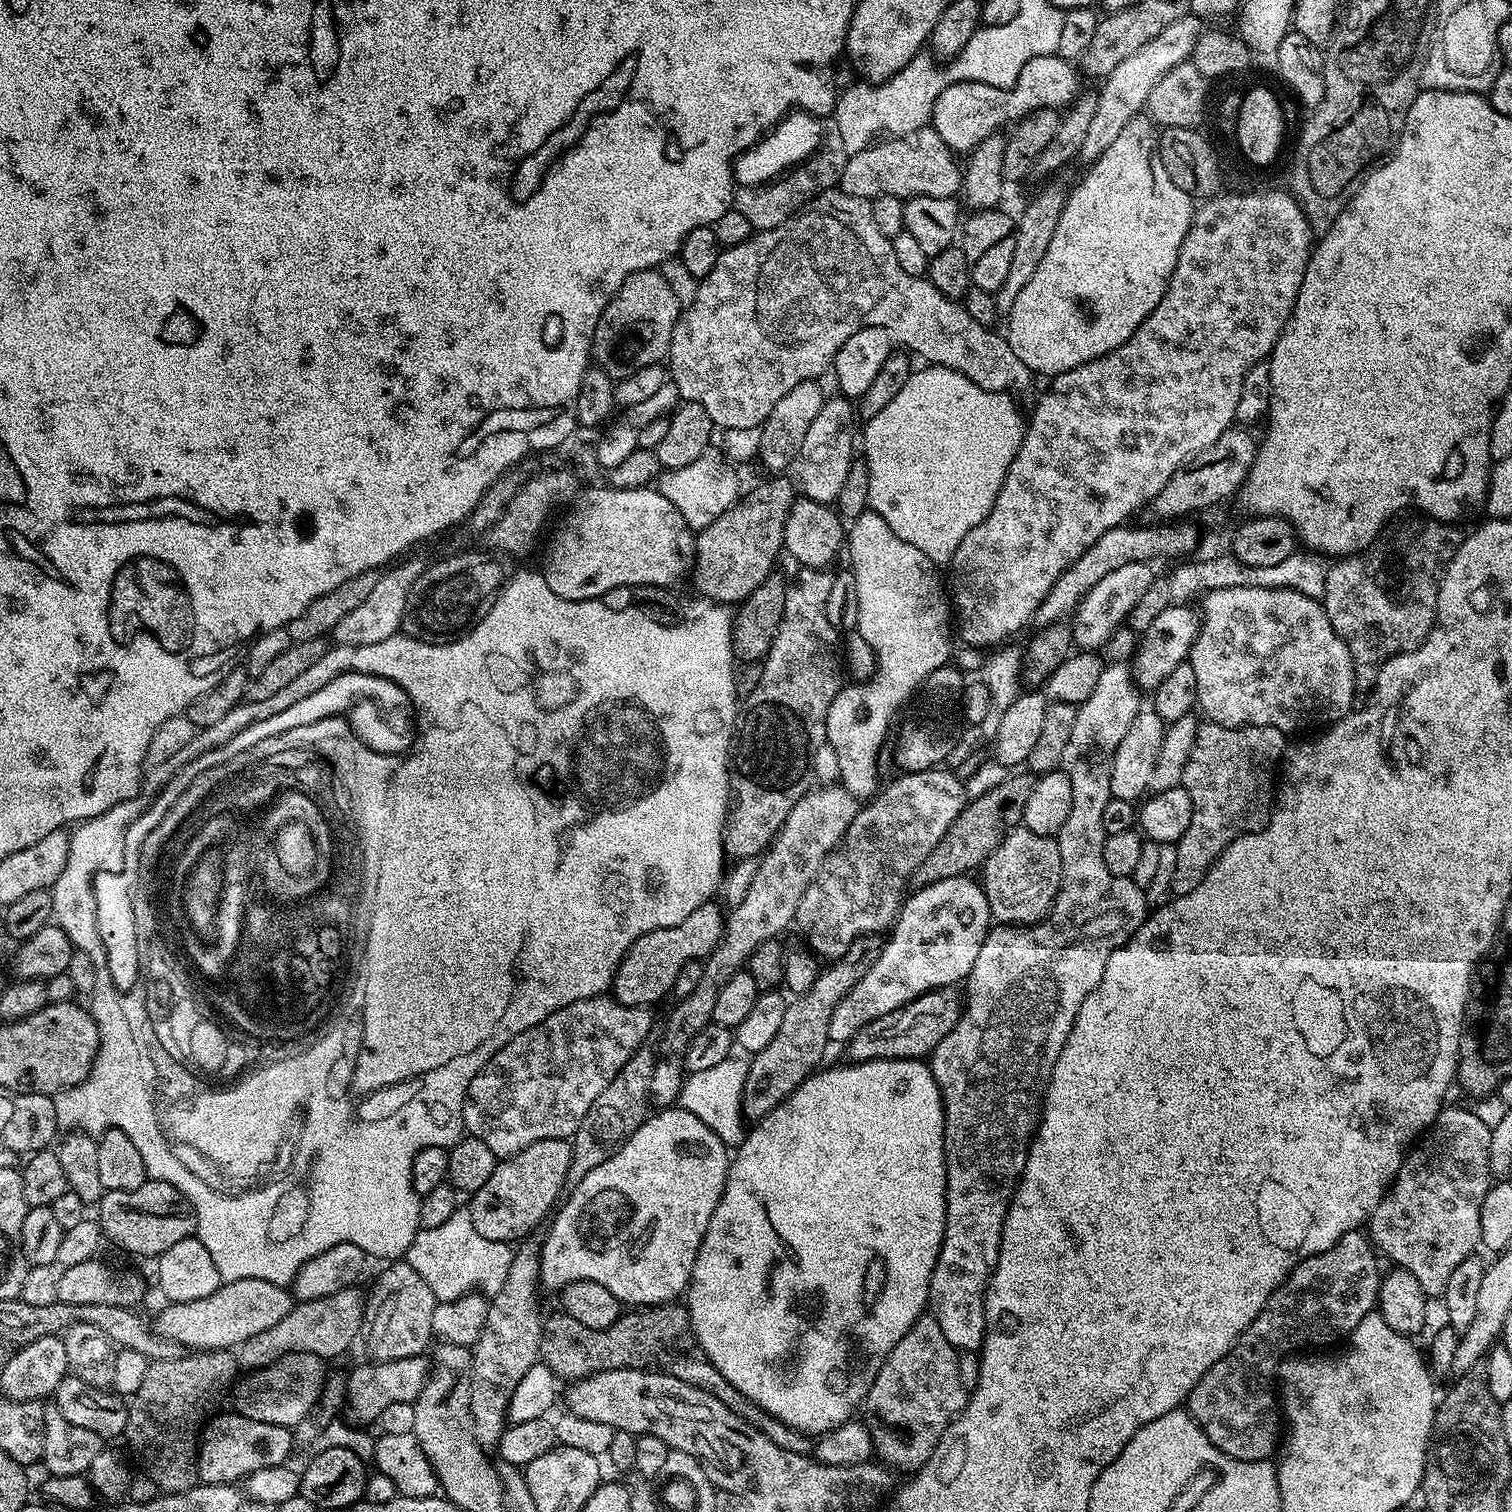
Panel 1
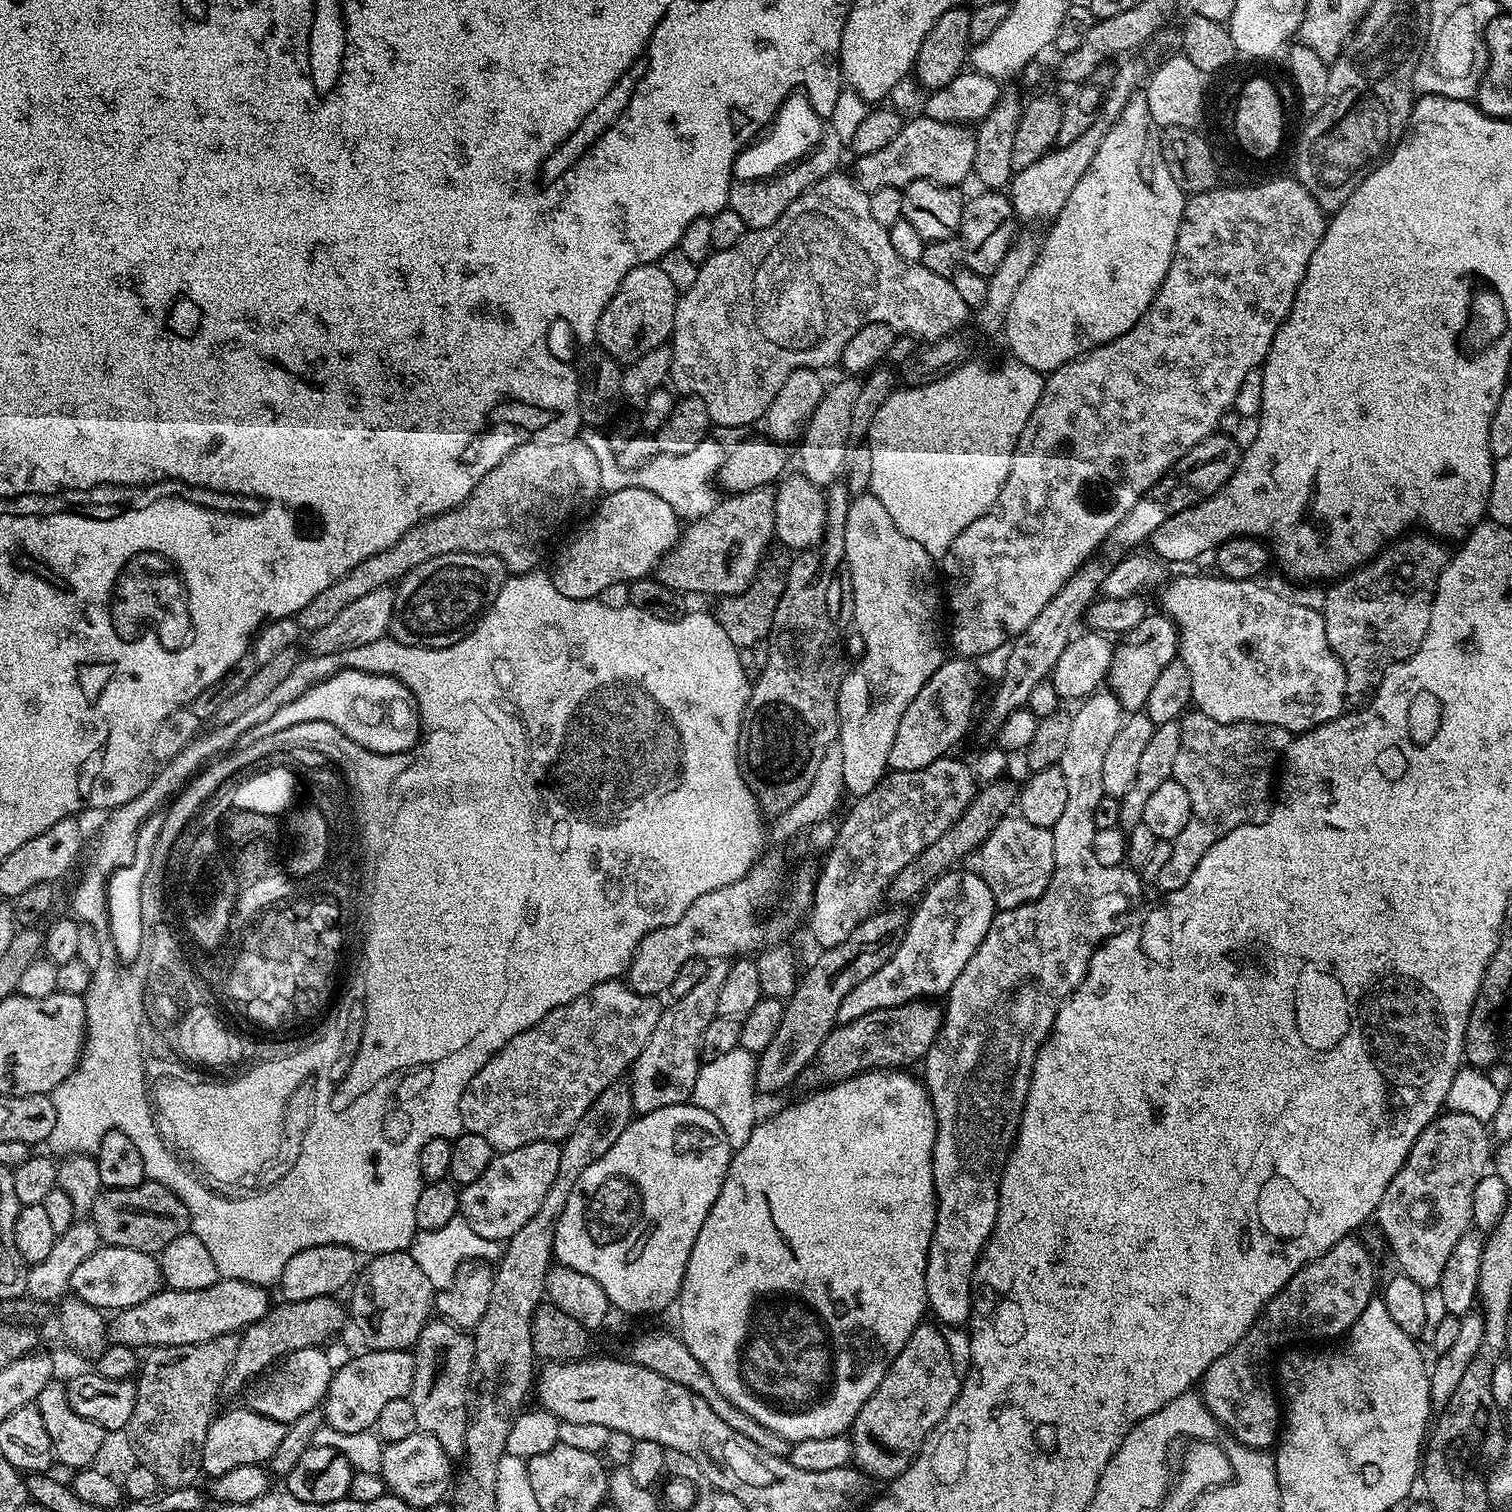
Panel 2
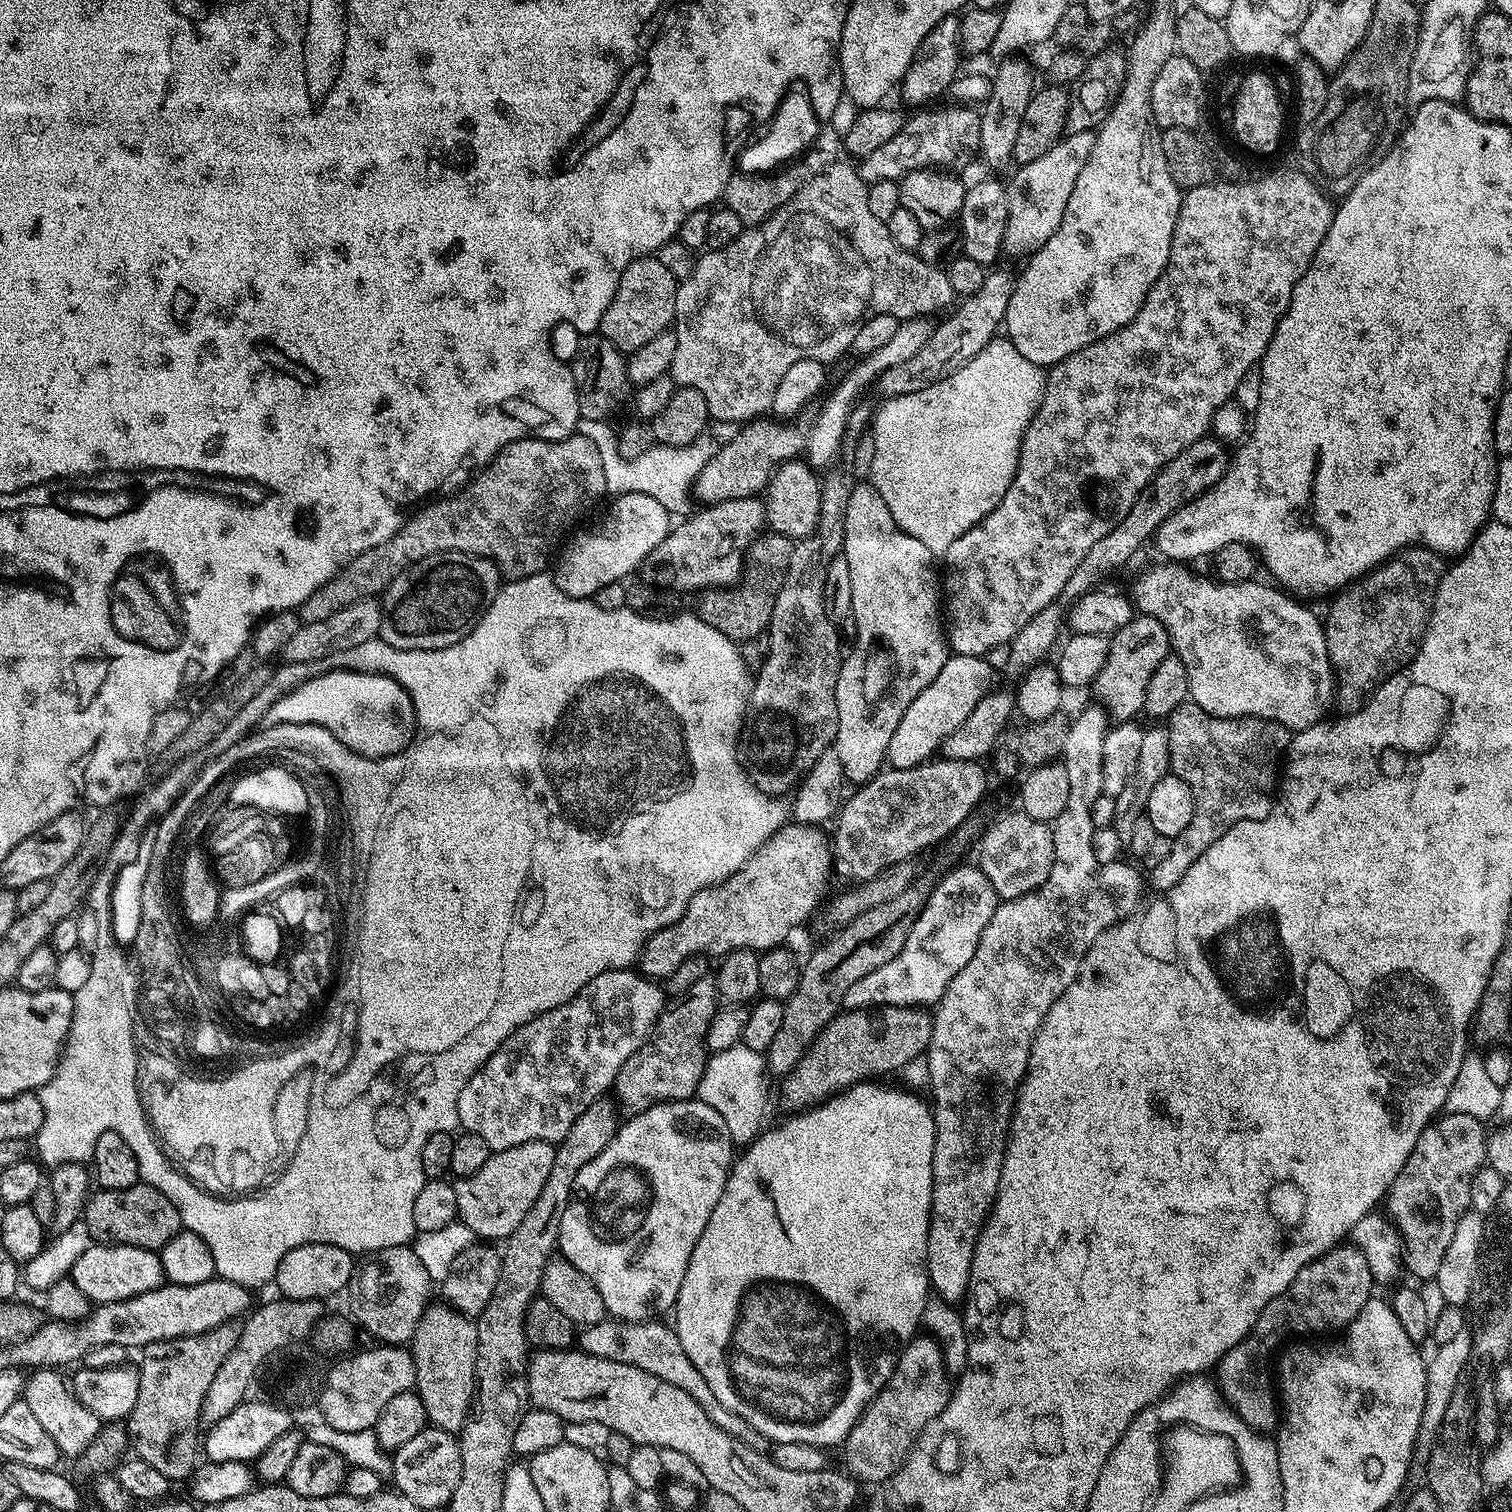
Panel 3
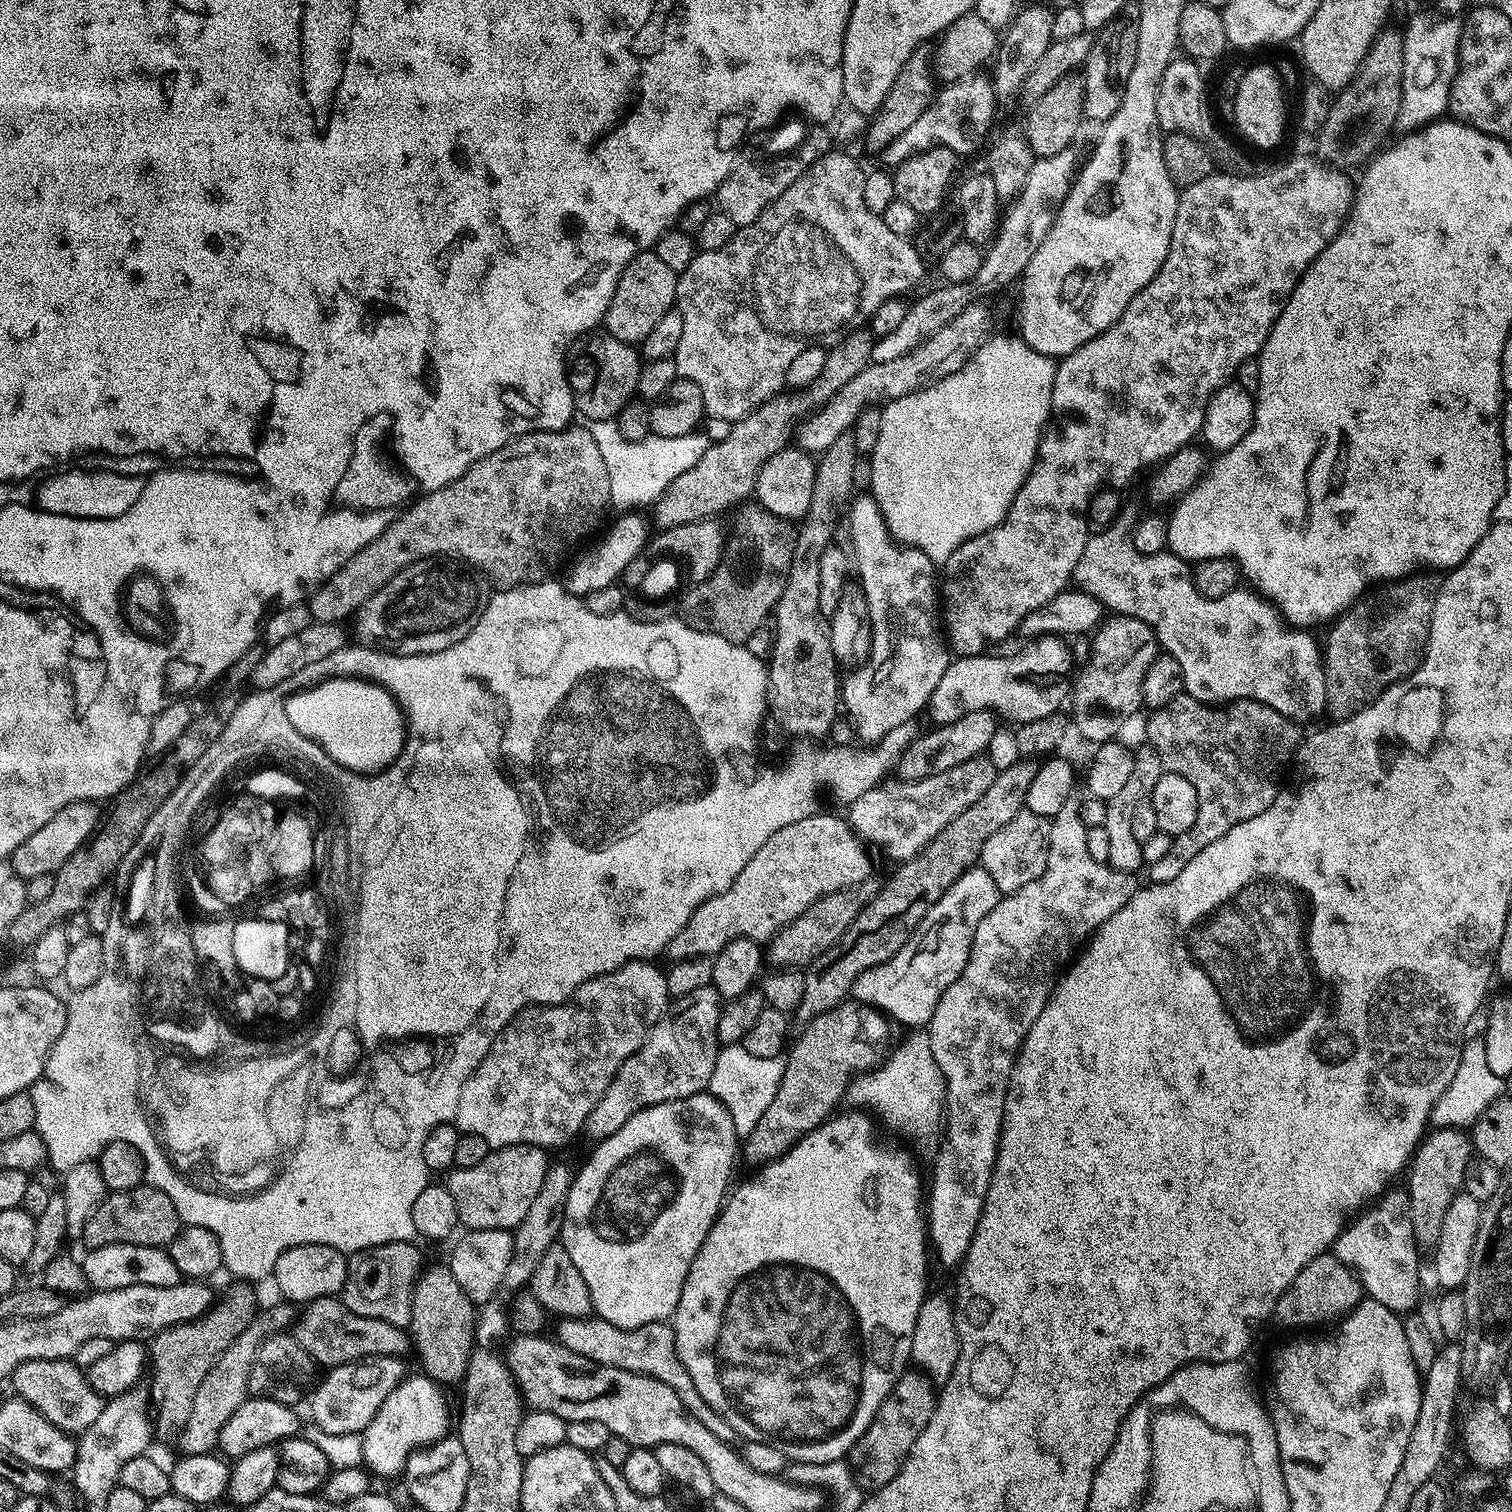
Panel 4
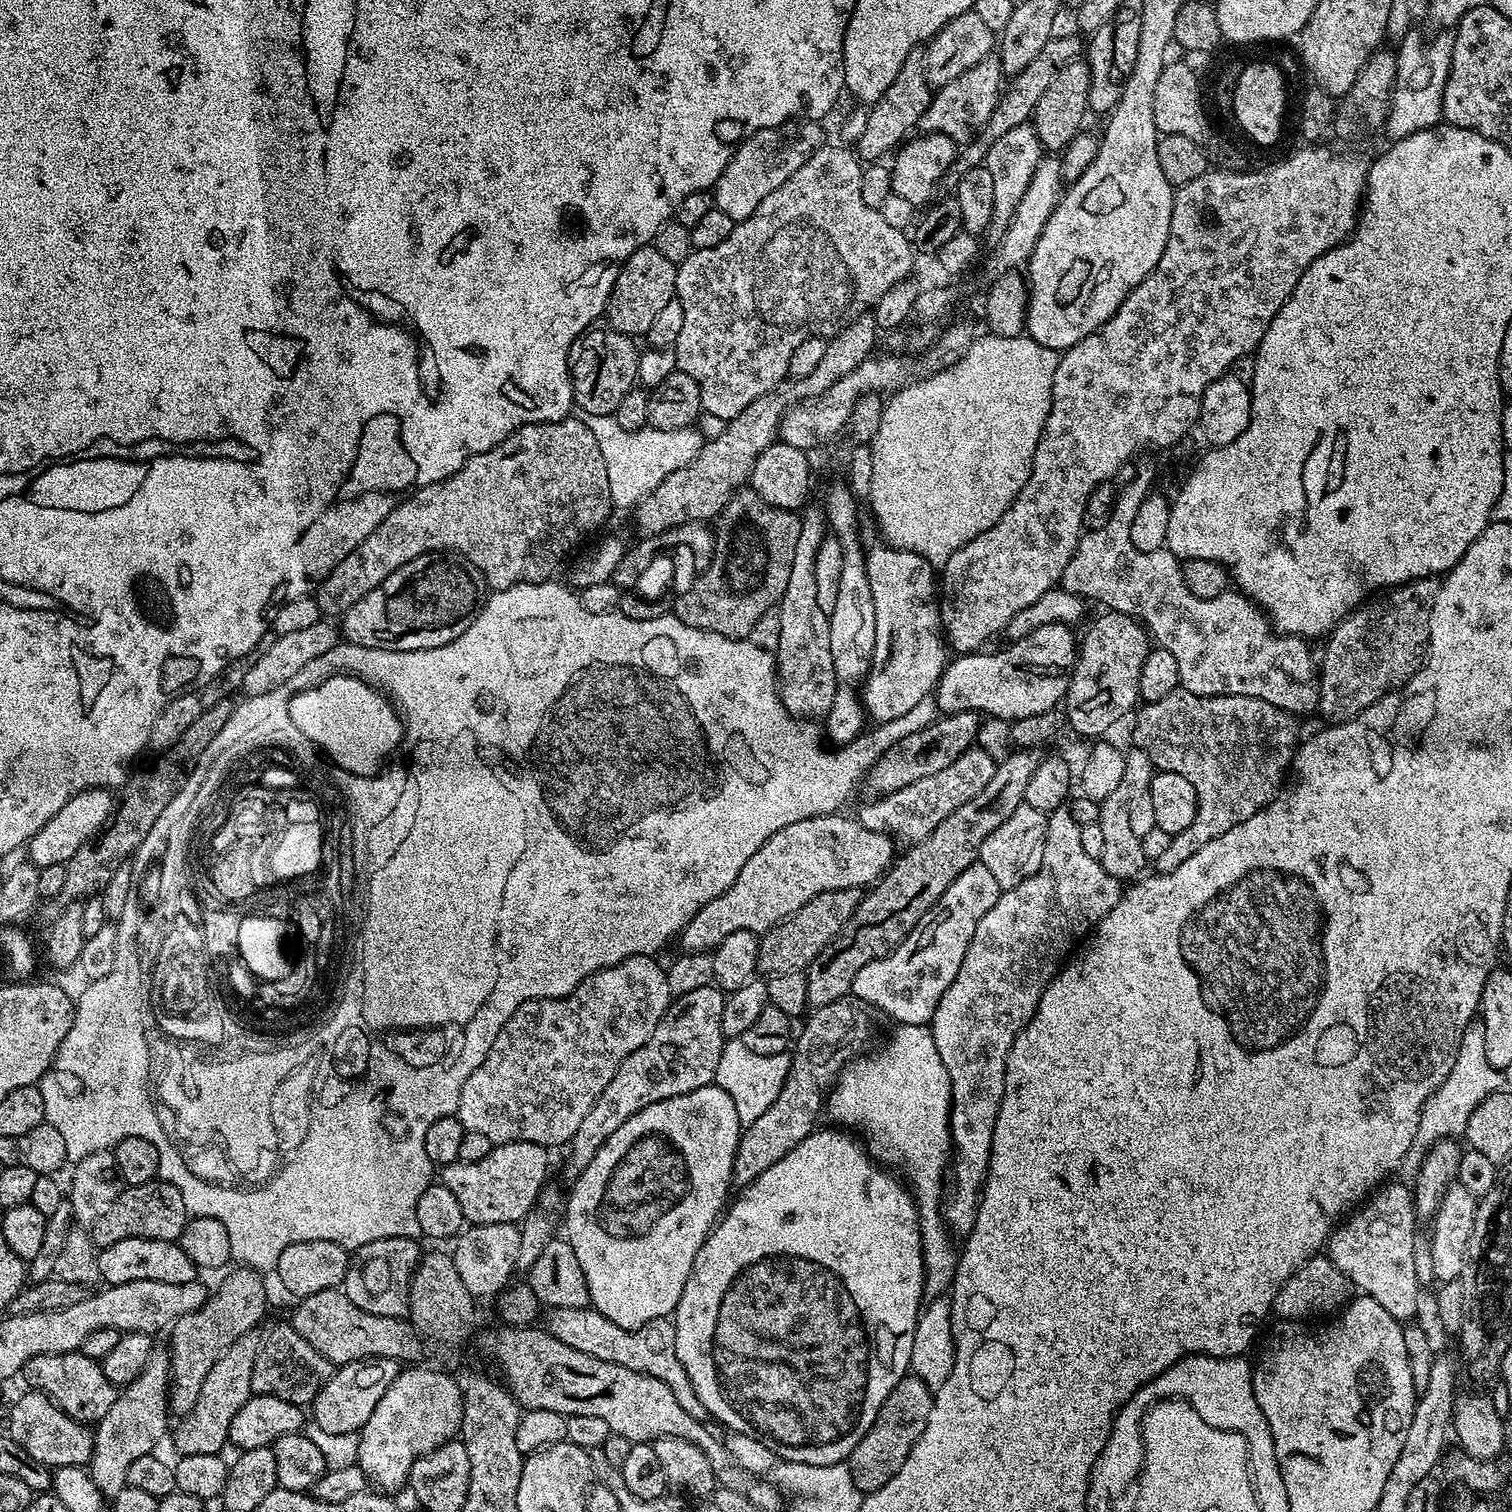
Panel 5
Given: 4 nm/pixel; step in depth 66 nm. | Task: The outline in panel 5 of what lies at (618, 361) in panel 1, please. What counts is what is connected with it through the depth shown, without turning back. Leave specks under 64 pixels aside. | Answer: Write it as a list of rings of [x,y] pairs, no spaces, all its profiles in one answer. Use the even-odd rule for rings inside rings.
[[[654,246],[634,250],[634,254],[626,258],[610,290],[606,320],[611,328],[633,338],[647,337],[654,317],[666,307],[666,302],[676,296],[676,269],[677,265],[671,264],[664,255],[658,254]]]

